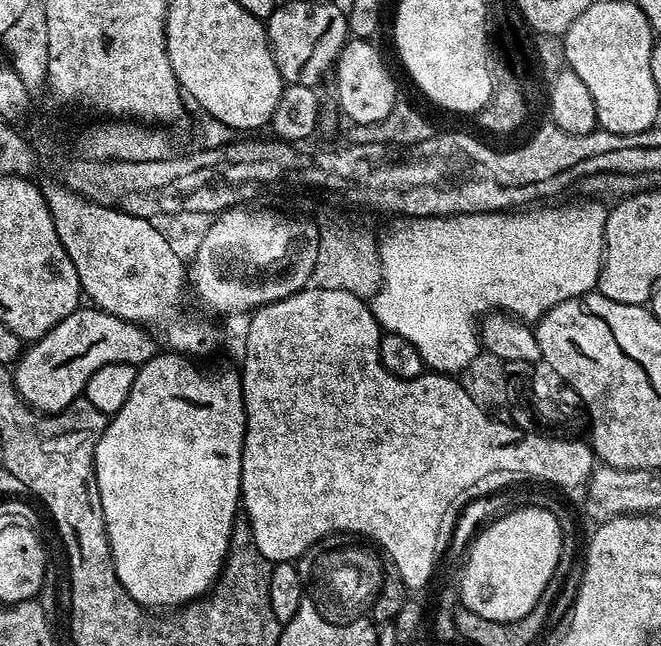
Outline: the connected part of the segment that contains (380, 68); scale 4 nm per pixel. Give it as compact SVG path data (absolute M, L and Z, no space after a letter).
M349 39L334 65L336 100L341 108L339 111L344 111L352 124L376 123L390 114L391 108L398 101L396 80L388 73L388 68L374 45L372 40Z

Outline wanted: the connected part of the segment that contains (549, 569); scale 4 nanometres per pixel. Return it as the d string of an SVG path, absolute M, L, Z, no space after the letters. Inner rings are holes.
M517 506L505 516L484 524L476 532L462 564L464 573L460 576L460 582L458 581L459 603L463 607L474 610L474 614L499 624L509 624L526 618L526 614L534 610L540 595L546 590L546 582L550 582L554 574L554 566L558 566L558 558L562 554L560 522L561 517L546 507Z

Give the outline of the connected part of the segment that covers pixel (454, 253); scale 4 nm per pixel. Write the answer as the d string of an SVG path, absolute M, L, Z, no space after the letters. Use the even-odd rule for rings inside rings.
M577 202L578 204L564 204L561 208L540 208L537 212L528 212L532 210L516 210L516 211L501 211L490 213L462 213L460 216L428 216L428 217L410 217L410 218L396 218L391 221L393 223L385 230L384 233L380 232L378 236L379 250L381 258L382 278L381 288L376 292L376 295L370 300L370 307L374 318L380 324L381 329L384 332L393 332L398 334L402 338L406 338L408 342L413 343L414 348L418 350L418 354L422 354L425 365L433 373L436 374L460 374L466 366L470 365L470 362L474 357L482 352L481 337L478 335L478 318L483 317L489 310L499 310L501 313L509 313L514 317L519 318L524 322L535 322L548 313L554 305L558 302L566 302L570 298L575 296L582 296L585 292L593 291L597 287L600 270L604 263L604 224L608 220L609 209L602 204L593 202Z

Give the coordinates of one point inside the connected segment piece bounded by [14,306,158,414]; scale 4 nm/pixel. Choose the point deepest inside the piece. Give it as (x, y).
(52, 372)

